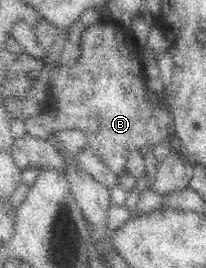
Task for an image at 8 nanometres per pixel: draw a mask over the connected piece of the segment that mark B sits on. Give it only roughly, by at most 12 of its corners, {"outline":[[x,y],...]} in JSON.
{"outline":[[87,24],[80,64],[49,73],[26,135],[78,130],[118,175],[173,143],[126,30]]}

